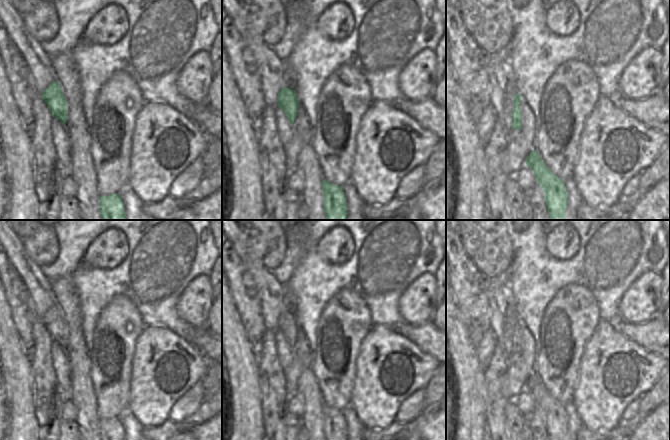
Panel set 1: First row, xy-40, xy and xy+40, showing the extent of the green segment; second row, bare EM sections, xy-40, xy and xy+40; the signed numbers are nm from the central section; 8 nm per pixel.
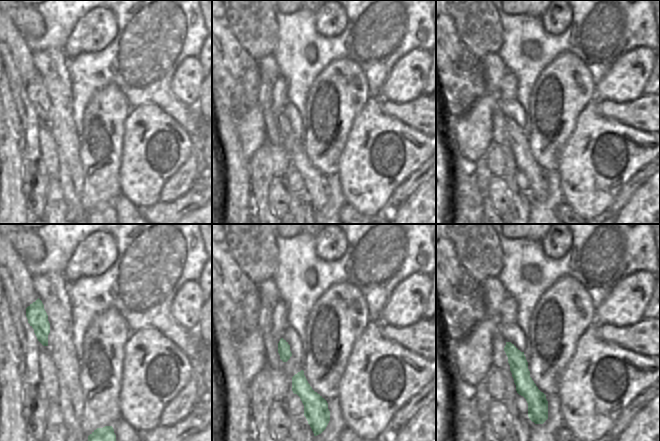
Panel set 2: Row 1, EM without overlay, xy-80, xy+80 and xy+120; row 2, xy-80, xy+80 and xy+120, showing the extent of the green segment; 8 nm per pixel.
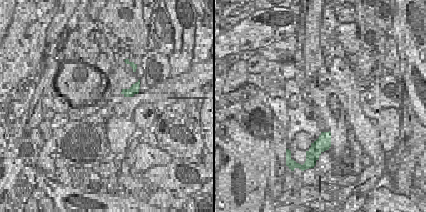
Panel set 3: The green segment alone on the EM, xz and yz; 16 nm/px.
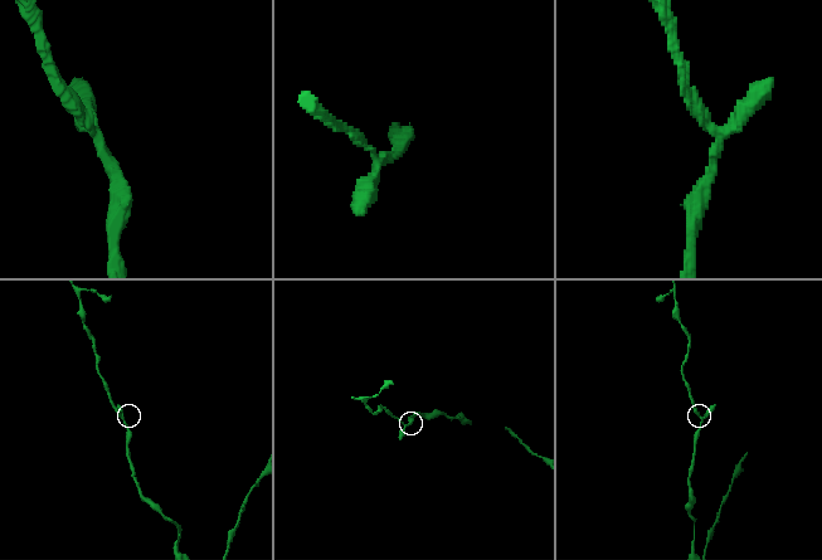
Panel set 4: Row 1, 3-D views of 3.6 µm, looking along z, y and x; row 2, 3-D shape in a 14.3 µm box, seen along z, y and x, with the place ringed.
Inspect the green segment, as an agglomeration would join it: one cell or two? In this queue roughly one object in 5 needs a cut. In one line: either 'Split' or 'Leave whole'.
Leave whole

